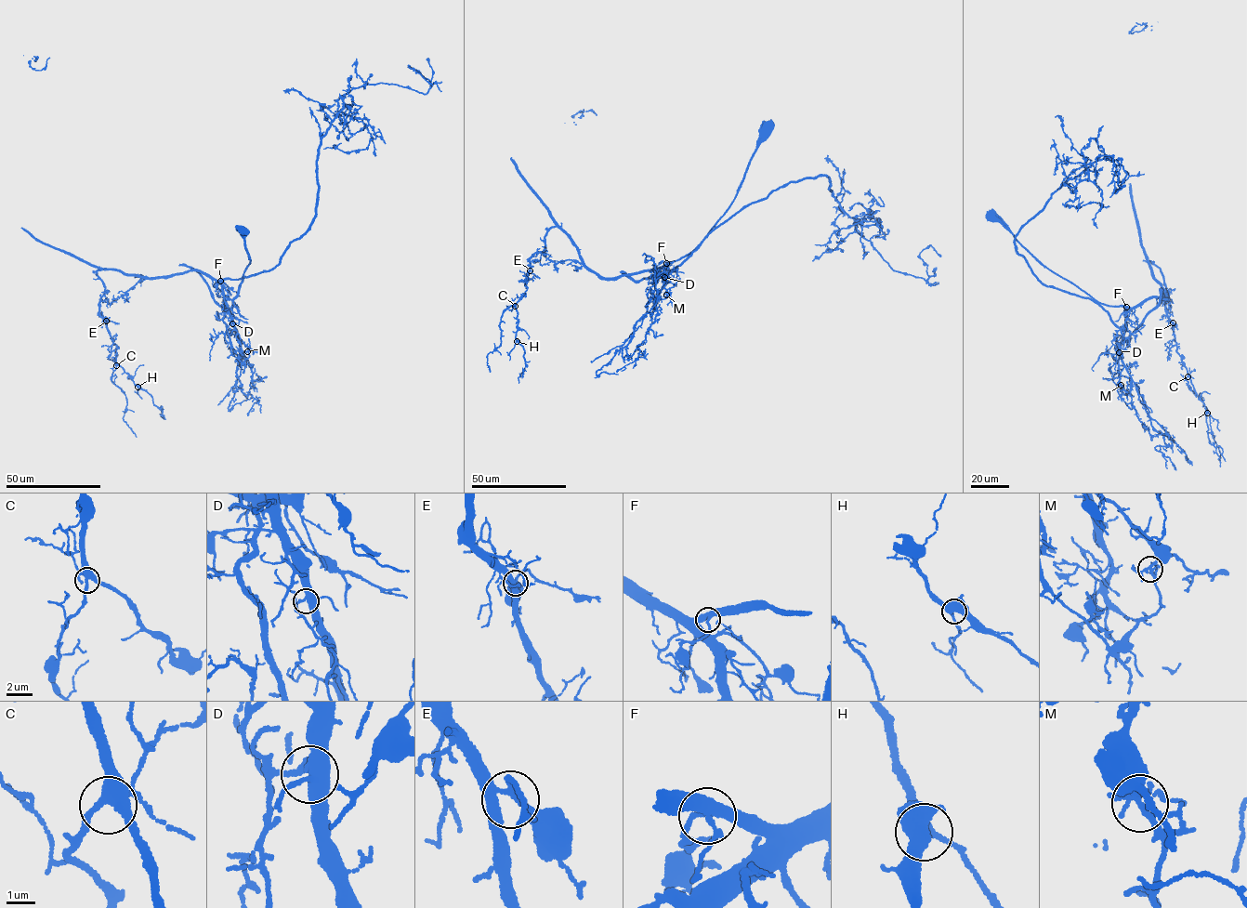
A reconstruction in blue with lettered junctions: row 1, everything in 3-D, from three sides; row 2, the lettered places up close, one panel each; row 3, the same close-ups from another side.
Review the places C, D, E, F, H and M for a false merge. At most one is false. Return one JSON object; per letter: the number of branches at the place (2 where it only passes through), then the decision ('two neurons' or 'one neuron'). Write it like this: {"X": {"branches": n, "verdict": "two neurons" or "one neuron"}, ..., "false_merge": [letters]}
{"C": {"branches": 5, "verdict": "one neuron"}, "D": {"branches": 4, "verdict": "one neuron"}, "E": {"branches": 4, "verdict": "one neuron"}, "F": {"branches": 4, "verdict": "one neuron"}, "H": {"branches": 4, "verdict": "one neuron"}, "M": {"branches": 4, "verdict": "two neurons"}, "false_merge": ["M"]}

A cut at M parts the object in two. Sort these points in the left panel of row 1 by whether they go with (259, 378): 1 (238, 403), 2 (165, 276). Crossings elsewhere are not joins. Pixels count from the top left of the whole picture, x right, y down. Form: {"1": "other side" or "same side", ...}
{"1": "same side", "2": "same side"}

